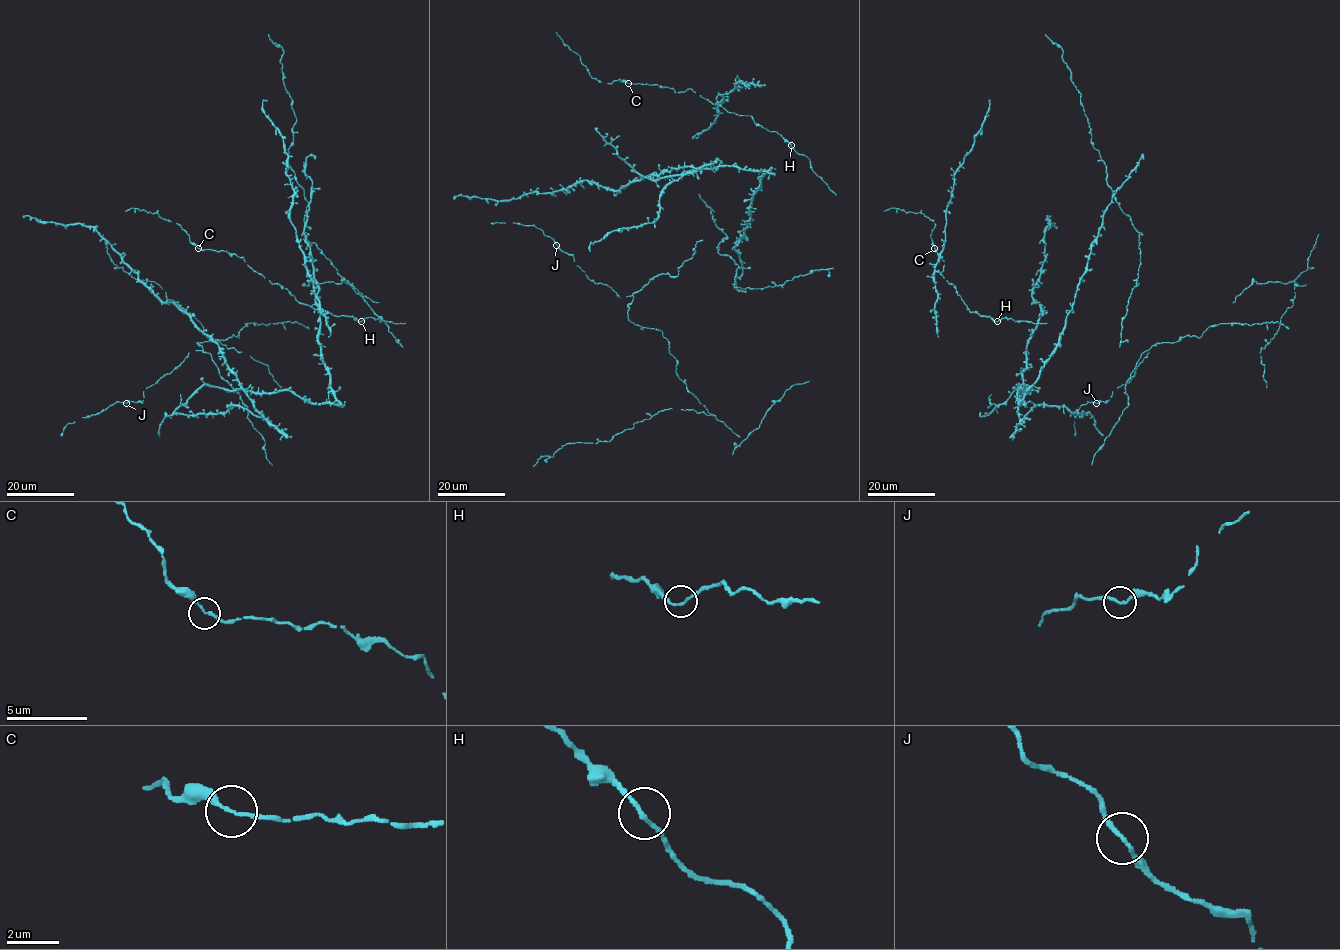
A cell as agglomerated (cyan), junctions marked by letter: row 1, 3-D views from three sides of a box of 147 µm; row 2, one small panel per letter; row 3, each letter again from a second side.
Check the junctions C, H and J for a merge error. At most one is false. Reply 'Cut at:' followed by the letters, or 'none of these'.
Cut at: none of these

